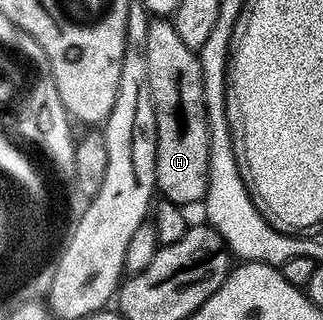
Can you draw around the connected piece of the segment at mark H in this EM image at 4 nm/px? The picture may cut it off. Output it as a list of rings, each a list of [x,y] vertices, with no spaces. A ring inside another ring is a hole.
[[[166,17],[151,18],[148,25],[148,89],[156,117],[156,177],[161,198],[167,203],[201,204],[206,197],[209,179],[209,121],[206,119],[202,63],[176,33],[173,22]]]

